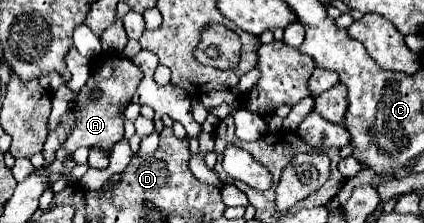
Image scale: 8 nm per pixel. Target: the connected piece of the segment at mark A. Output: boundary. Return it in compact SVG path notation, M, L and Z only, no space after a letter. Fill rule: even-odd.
M103 56L97 62L97 66L91 70L87 84L81 88L81 92L75 98L75 106L77 106L75 126L73 126L69 138L63 142L62 147L72 155L75 150L81 147L111 148L115 142L119 142L123 138L123 120L119 116L119 106L123 106L131 100L141 78L143 78L143 72L131 60ZM93 90L101 92L101 96L97 100L91 98Z

